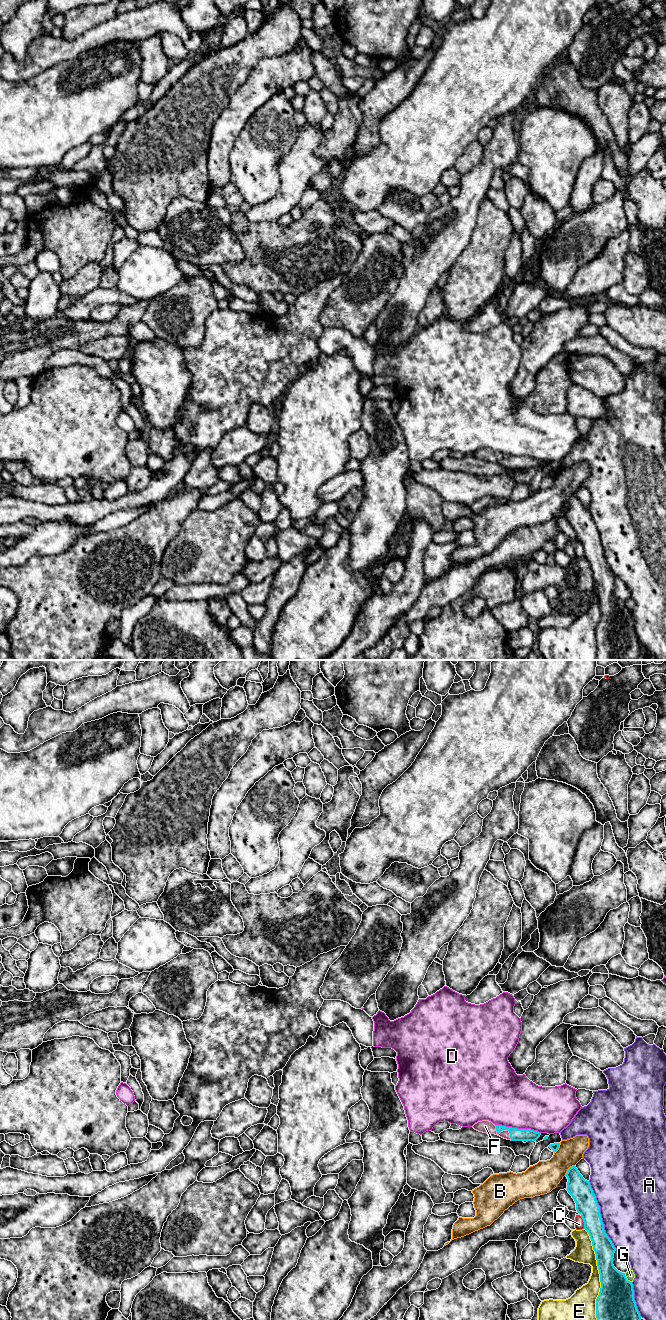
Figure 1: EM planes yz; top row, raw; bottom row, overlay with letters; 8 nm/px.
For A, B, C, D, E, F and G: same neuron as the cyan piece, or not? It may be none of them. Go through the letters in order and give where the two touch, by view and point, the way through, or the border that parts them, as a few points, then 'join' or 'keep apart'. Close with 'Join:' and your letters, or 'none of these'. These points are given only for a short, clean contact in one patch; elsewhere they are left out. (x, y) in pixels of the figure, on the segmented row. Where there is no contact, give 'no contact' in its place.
A: yz (600, 1215) | keep apart
B: yz (568, 1169) | along yz (574, 1165), (564, 1175) | keep apart
C: yz (583, 1221) | along yz (580, 1216), (584, 1228) | keep apart
D: yz (518, 1129) | keep apart
E: yz (599, 1273) | keep apart
F: yz (503, 1129) | across yz (516, 1134), (511, 1134), (503, 1129), (498, 1133), (485, 1126) | join
G: yz (626, 1278) | along yz (624, 1273), (625, 1277), (631, 1282) | keep apart
Join: F

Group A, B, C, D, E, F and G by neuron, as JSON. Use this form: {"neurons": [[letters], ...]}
{"neurons": [["A"], ["B"], ["C"], ["D"], ["E"], ["F"], ["G"]]}

